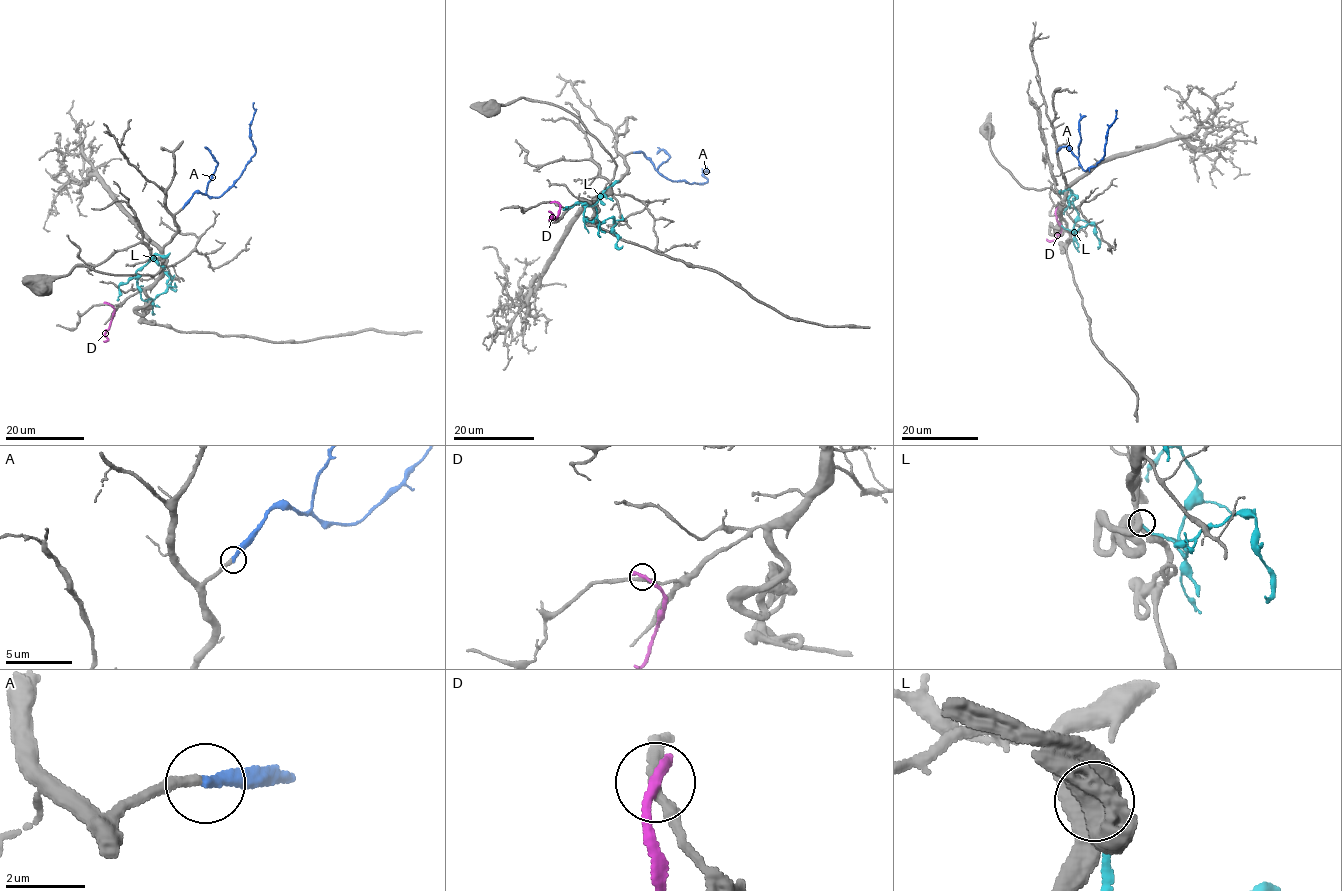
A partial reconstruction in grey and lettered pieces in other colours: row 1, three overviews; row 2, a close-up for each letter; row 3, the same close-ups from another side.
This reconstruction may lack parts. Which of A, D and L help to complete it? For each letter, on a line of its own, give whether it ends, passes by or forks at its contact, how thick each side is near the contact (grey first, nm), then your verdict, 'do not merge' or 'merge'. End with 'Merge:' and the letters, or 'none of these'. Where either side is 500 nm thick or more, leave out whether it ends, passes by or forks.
A: it ends | 280/280 nm | merge
D: it ends | 280/320 nm | do not merge
L: it ends | 400/200 nm | do not merge
Merge: A

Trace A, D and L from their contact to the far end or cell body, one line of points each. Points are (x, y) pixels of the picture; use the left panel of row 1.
A: (183, 207), (198, 191), (220, 197), (239, 176), (255, 152), (250, 128), (254, 103)
D: (107, 303), (113, 307), (113, 313), (104, 334), (107, 340), (103, 341)
L: (149, 298), (141, 298), (135, 272), (155, 255), (164, 256), (170, 252)

